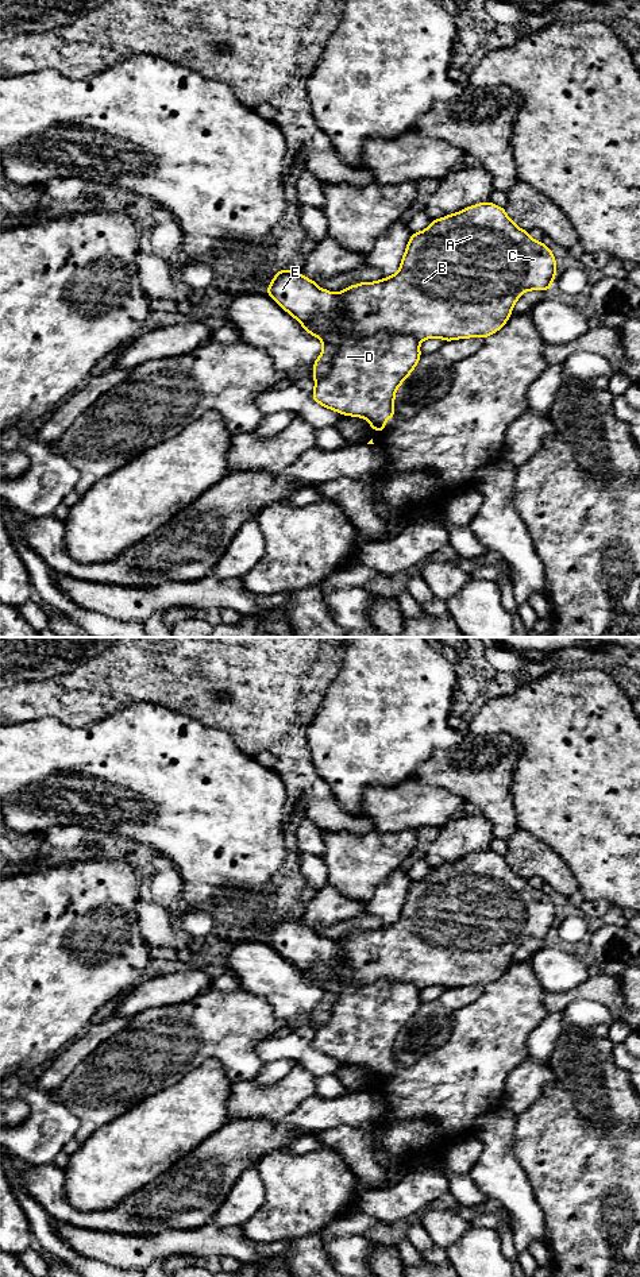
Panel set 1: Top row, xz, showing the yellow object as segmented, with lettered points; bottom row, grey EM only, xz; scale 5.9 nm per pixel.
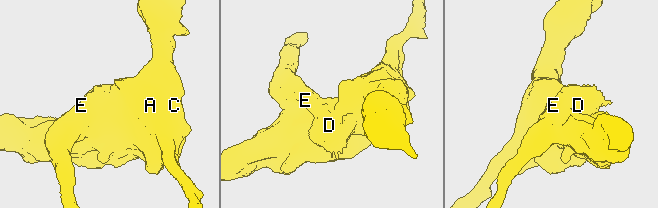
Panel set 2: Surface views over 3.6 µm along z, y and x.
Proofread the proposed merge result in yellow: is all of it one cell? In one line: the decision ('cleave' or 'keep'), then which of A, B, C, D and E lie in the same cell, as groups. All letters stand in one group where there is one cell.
cleave; groups A B C / D E

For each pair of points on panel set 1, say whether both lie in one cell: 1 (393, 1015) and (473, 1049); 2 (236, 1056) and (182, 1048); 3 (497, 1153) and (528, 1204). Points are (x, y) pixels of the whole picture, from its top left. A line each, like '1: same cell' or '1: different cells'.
1: same cell
2: same cell
3: same cell

